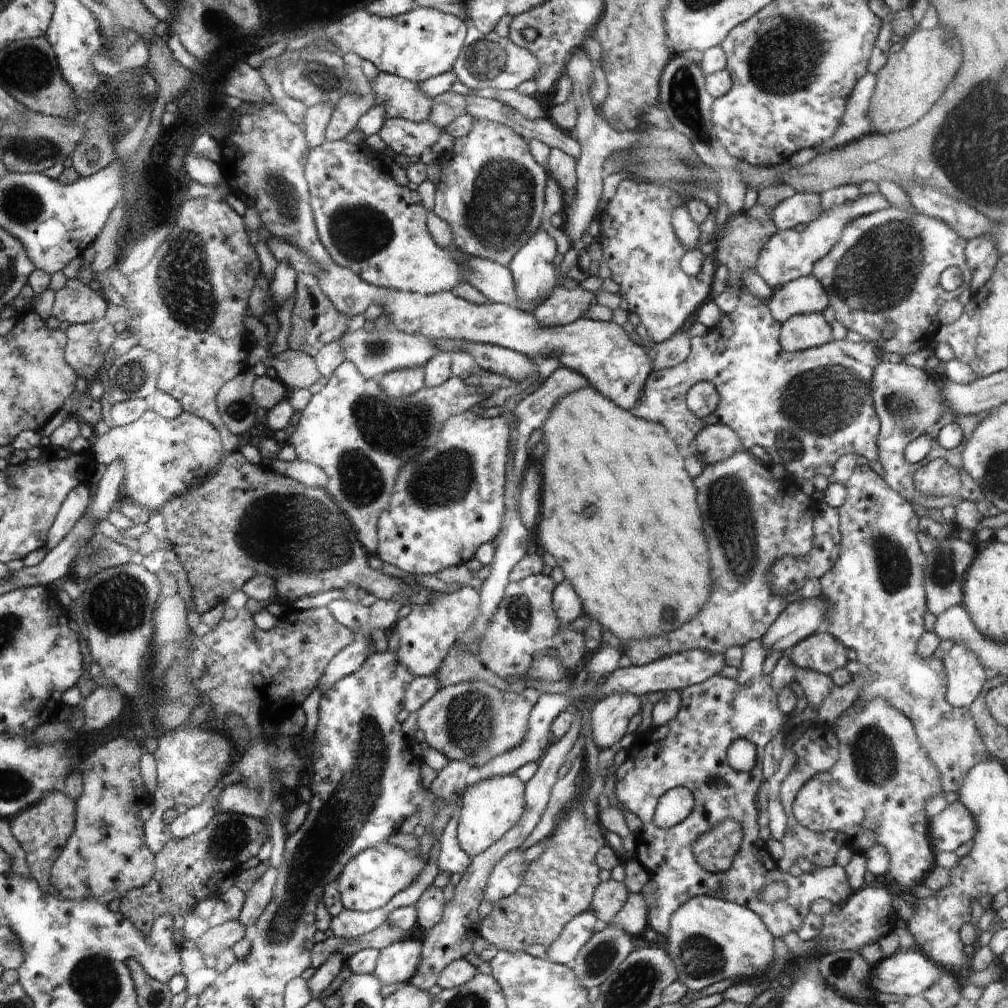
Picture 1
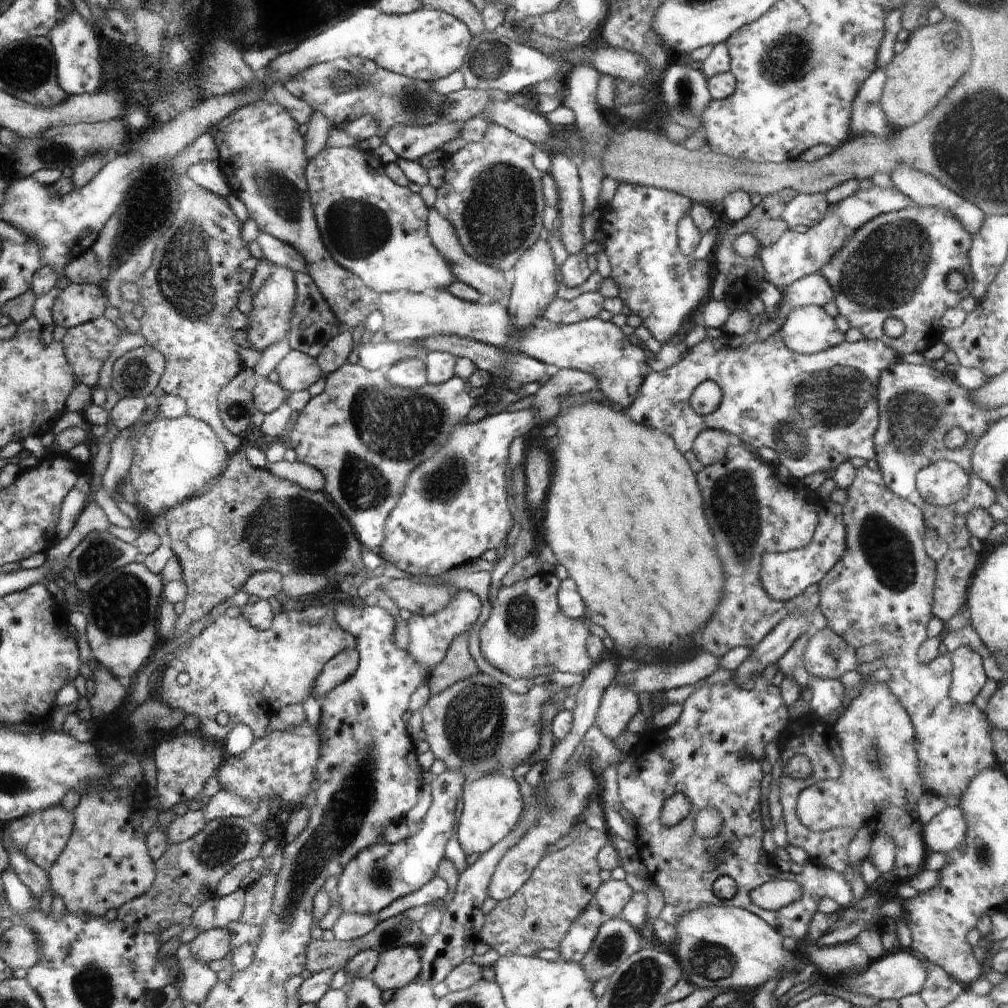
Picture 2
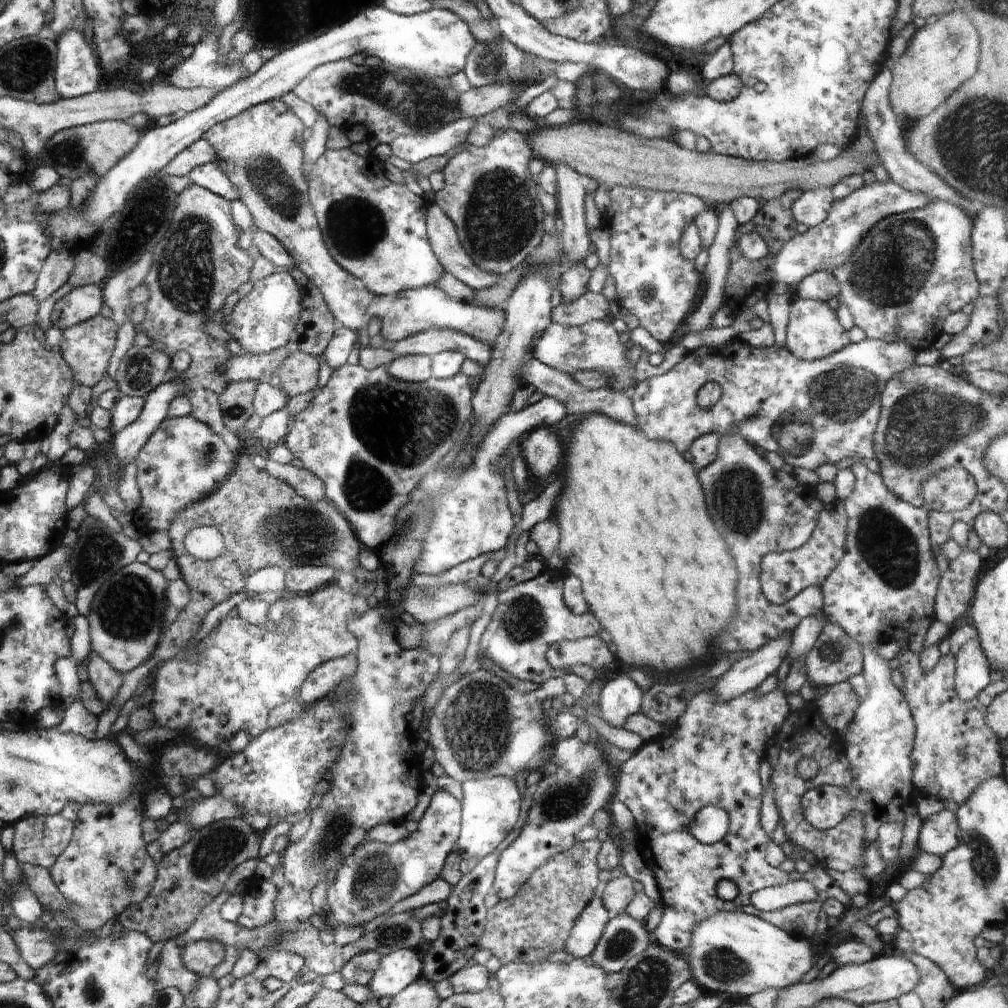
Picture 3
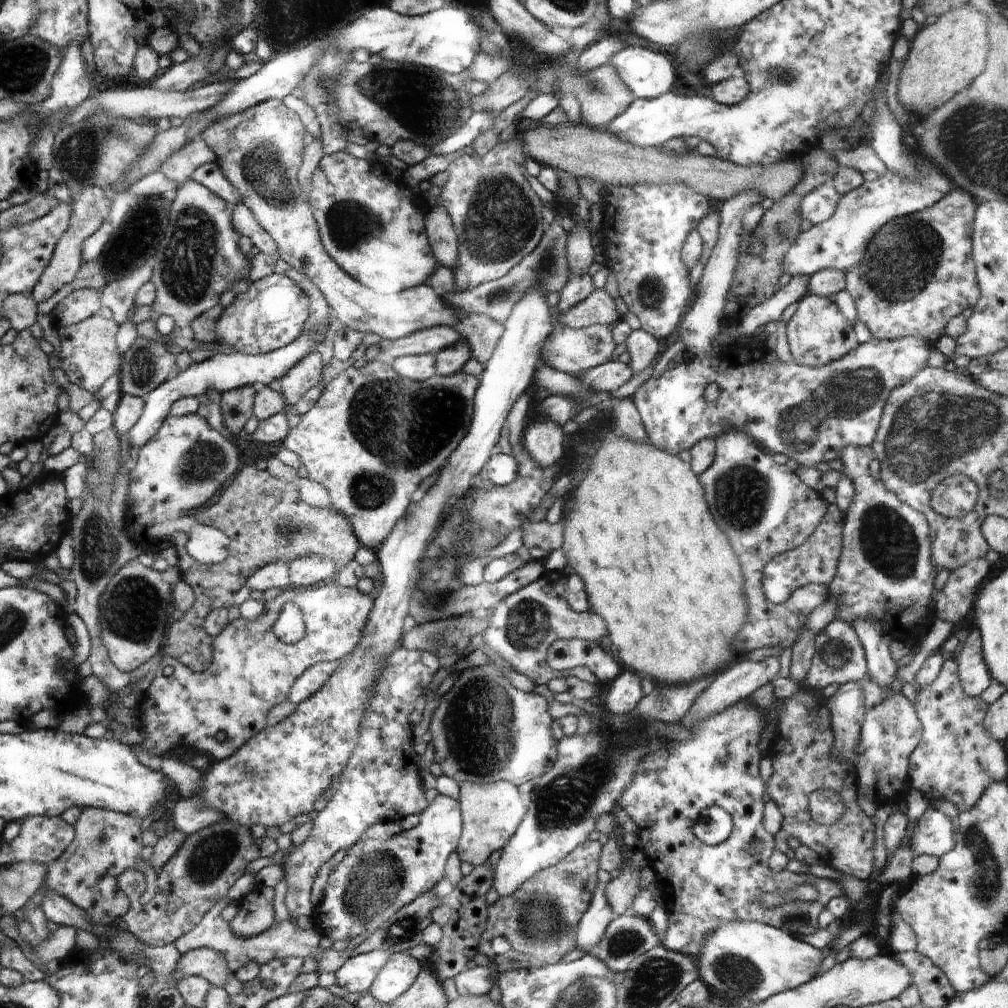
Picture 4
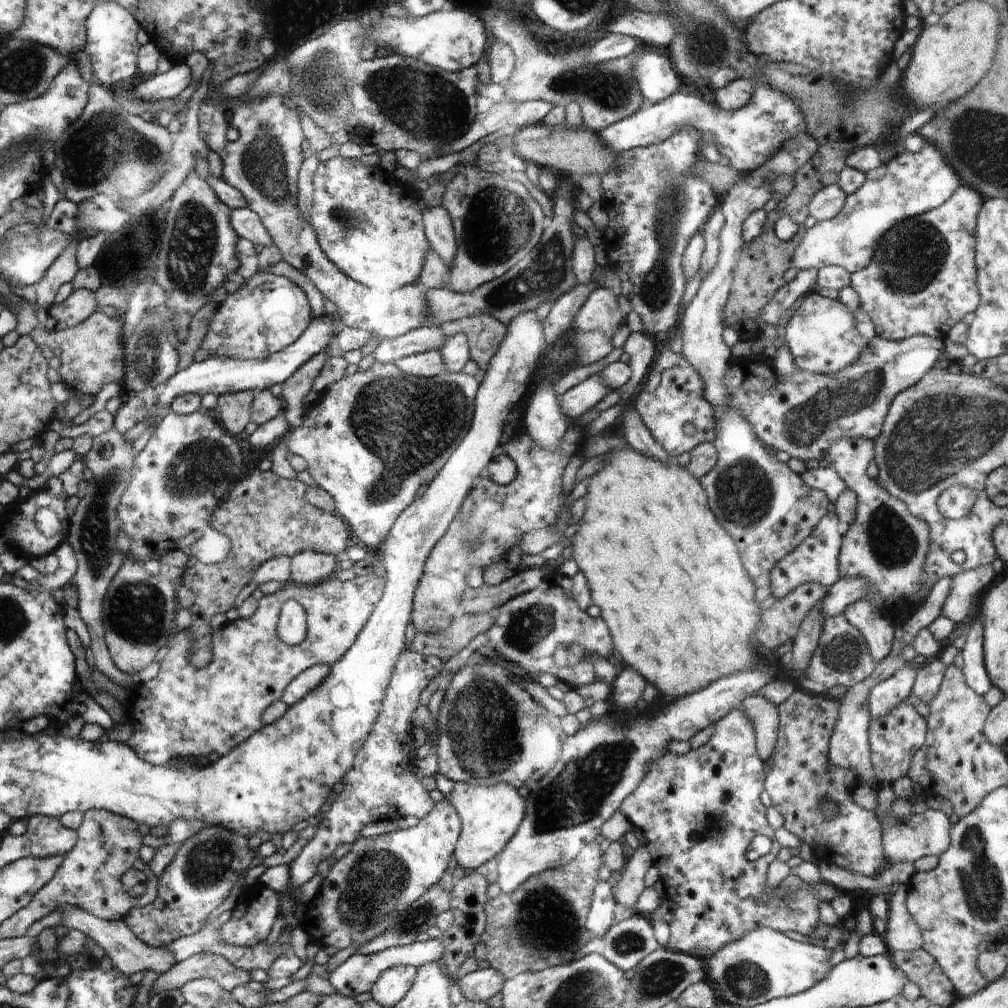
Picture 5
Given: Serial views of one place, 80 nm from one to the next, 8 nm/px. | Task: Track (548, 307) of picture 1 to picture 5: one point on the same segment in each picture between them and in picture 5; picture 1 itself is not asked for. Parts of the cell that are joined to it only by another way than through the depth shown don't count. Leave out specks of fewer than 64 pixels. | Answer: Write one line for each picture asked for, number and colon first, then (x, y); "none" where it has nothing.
2: (587, 305)
3: (592, 306)
4: (598, 308)
5: (601, 311)

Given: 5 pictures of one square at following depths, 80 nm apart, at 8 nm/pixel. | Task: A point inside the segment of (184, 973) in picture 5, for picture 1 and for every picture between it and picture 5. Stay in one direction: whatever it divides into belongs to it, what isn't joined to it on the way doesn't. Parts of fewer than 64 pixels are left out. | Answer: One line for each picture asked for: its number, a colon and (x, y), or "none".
1: (215, 940)
2: (206, 947)
3: (201, 957)
4: (209, 964)

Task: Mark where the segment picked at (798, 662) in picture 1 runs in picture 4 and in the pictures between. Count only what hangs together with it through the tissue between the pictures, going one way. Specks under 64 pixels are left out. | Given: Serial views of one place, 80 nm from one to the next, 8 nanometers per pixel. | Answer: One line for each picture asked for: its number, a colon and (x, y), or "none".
2: (827, 656)
3: (836, 657)
4: (838, 657)

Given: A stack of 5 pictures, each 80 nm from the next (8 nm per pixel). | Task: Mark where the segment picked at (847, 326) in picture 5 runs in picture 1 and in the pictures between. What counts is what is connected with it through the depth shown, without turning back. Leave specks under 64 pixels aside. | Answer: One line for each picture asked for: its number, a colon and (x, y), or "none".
1: (800, 332)
2: (810, 329)
3: (814, 332)
4: (817, 334)

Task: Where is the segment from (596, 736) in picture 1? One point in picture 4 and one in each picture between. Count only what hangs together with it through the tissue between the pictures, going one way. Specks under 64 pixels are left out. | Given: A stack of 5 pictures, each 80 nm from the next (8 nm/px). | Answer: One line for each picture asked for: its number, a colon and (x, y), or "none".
2: (619, 703)
3: (620, 697)
4: (622, 696)

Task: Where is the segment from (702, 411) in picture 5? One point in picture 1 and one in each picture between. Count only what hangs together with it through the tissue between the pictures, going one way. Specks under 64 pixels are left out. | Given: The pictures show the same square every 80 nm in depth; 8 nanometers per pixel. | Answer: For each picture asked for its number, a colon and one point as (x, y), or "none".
1: (808, 408)
2: (816, 411)
3: (817, 412)
4: (808, 414)

